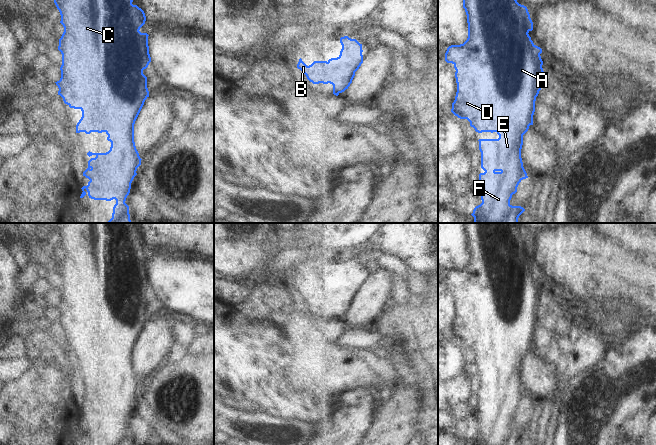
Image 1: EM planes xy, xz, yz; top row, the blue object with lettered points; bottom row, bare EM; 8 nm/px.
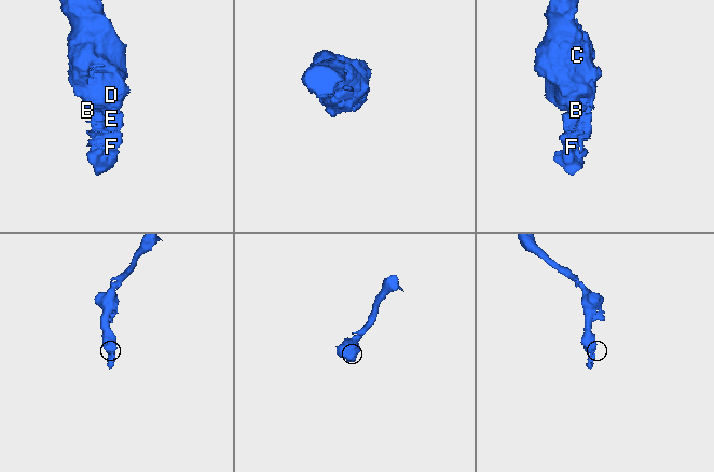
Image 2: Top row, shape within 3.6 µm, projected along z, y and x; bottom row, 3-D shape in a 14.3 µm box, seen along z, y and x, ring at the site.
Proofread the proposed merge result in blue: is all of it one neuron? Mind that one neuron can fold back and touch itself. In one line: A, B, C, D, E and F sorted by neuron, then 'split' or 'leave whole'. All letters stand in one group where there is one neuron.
groups A B C D E F; leave whole

